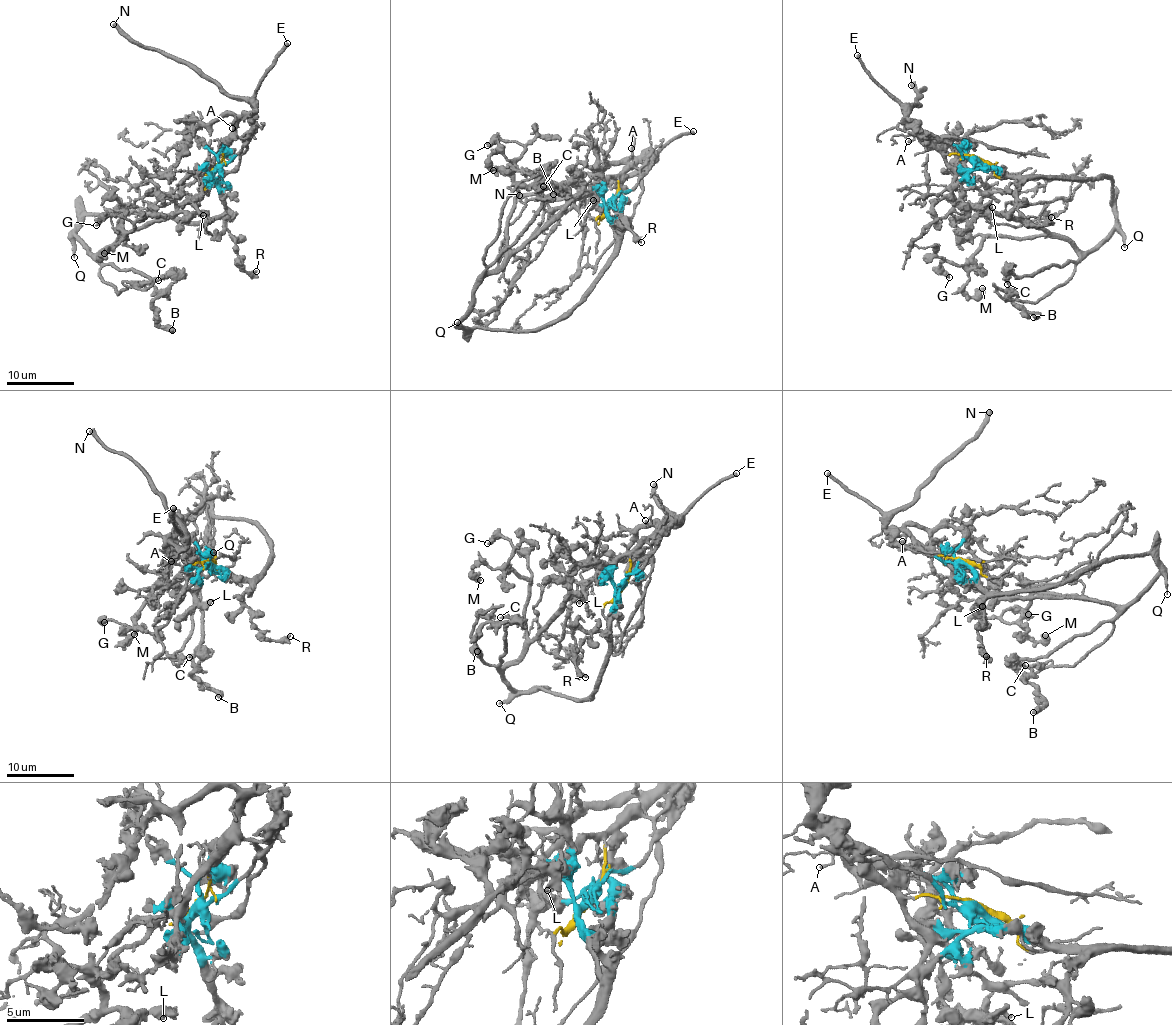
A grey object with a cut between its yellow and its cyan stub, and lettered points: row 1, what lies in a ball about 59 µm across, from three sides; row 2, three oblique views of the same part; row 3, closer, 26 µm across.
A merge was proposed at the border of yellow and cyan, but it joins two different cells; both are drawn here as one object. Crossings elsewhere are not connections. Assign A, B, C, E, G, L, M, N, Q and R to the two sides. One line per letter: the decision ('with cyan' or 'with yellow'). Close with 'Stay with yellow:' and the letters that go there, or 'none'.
A: with yellow
B: with cyan
C: with cyan
E: with yellow
G: with cyan
L: with cyan
M: with cyan
N: with yellow
Q: with cyan
R: with cyan
Stay with yellow: A, E, N

